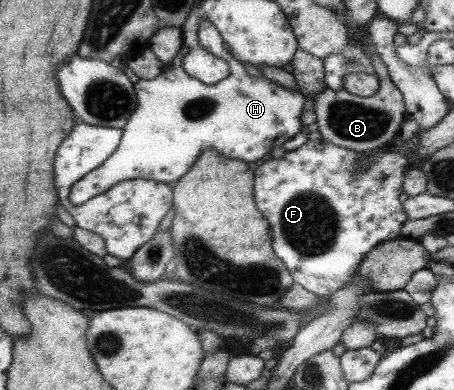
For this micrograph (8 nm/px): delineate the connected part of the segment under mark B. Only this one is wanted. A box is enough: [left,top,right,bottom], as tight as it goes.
[311,74,407,152]

